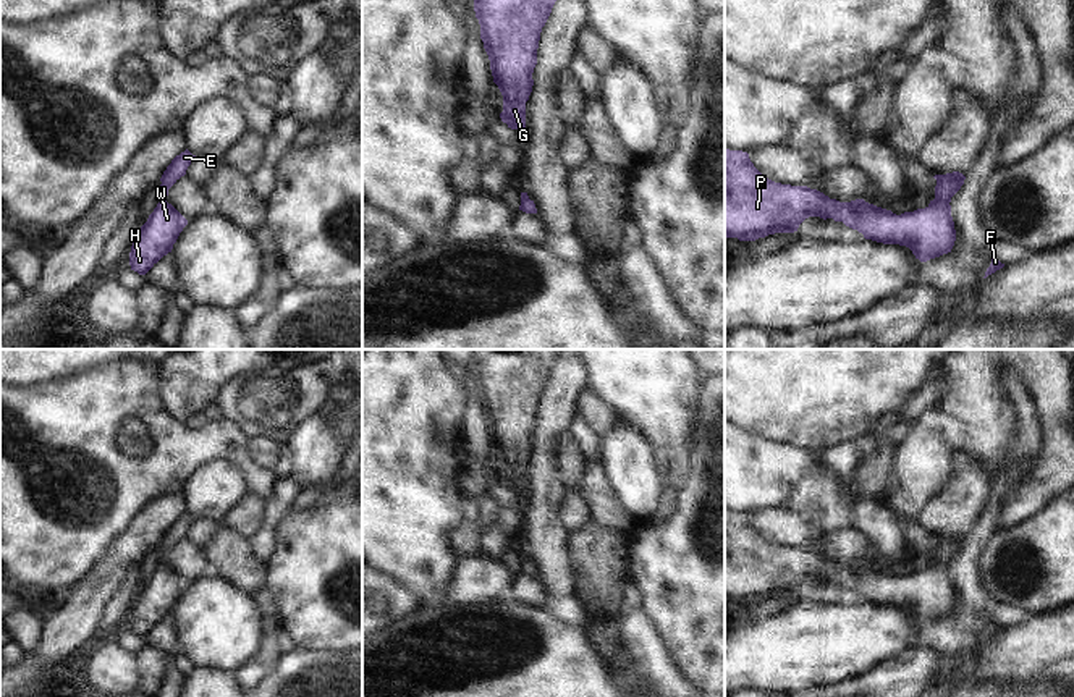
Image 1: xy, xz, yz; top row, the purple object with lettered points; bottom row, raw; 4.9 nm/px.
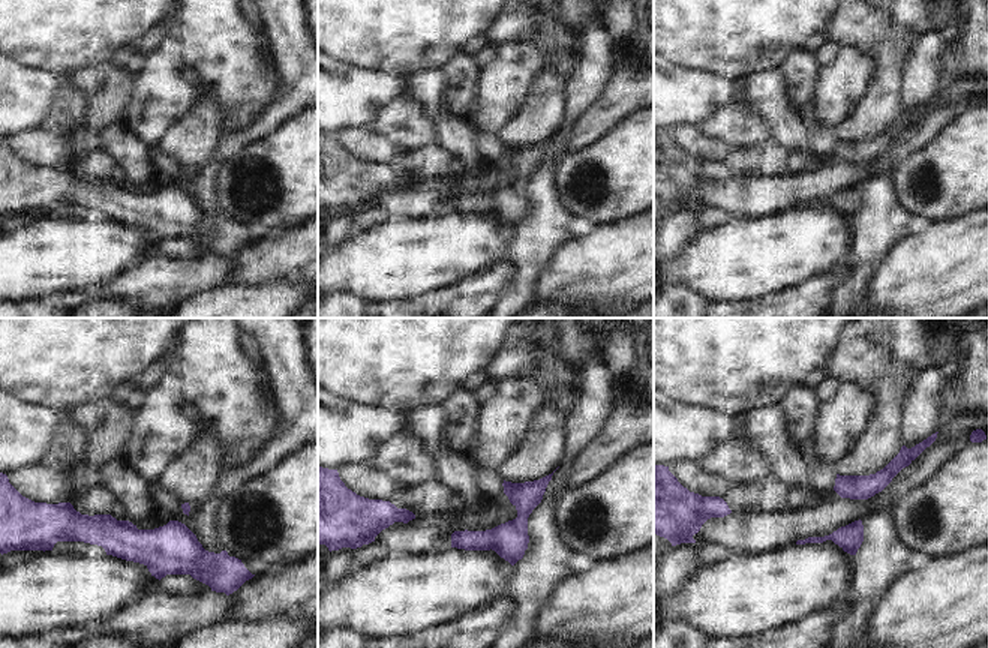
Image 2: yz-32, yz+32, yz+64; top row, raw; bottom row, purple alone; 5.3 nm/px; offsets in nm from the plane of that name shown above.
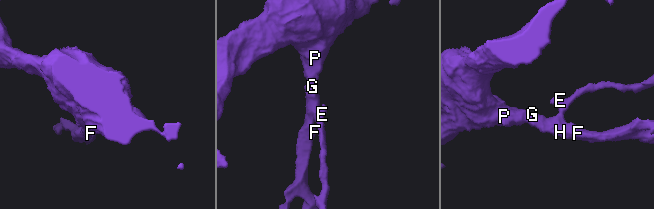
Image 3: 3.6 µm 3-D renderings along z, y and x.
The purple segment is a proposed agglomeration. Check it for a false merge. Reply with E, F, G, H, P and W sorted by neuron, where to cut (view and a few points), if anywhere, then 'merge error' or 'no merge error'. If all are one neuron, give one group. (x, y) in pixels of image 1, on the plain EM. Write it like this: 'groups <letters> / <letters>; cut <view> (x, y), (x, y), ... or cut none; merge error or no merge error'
groups E F G H P W; cut none; no merge error

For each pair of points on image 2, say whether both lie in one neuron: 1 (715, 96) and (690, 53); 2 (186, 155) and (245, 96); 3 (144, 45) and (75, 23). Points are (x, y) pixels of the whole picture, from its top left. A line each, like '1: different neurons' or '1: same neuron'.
1: different neurons
2: different neurons
3: different neurons

